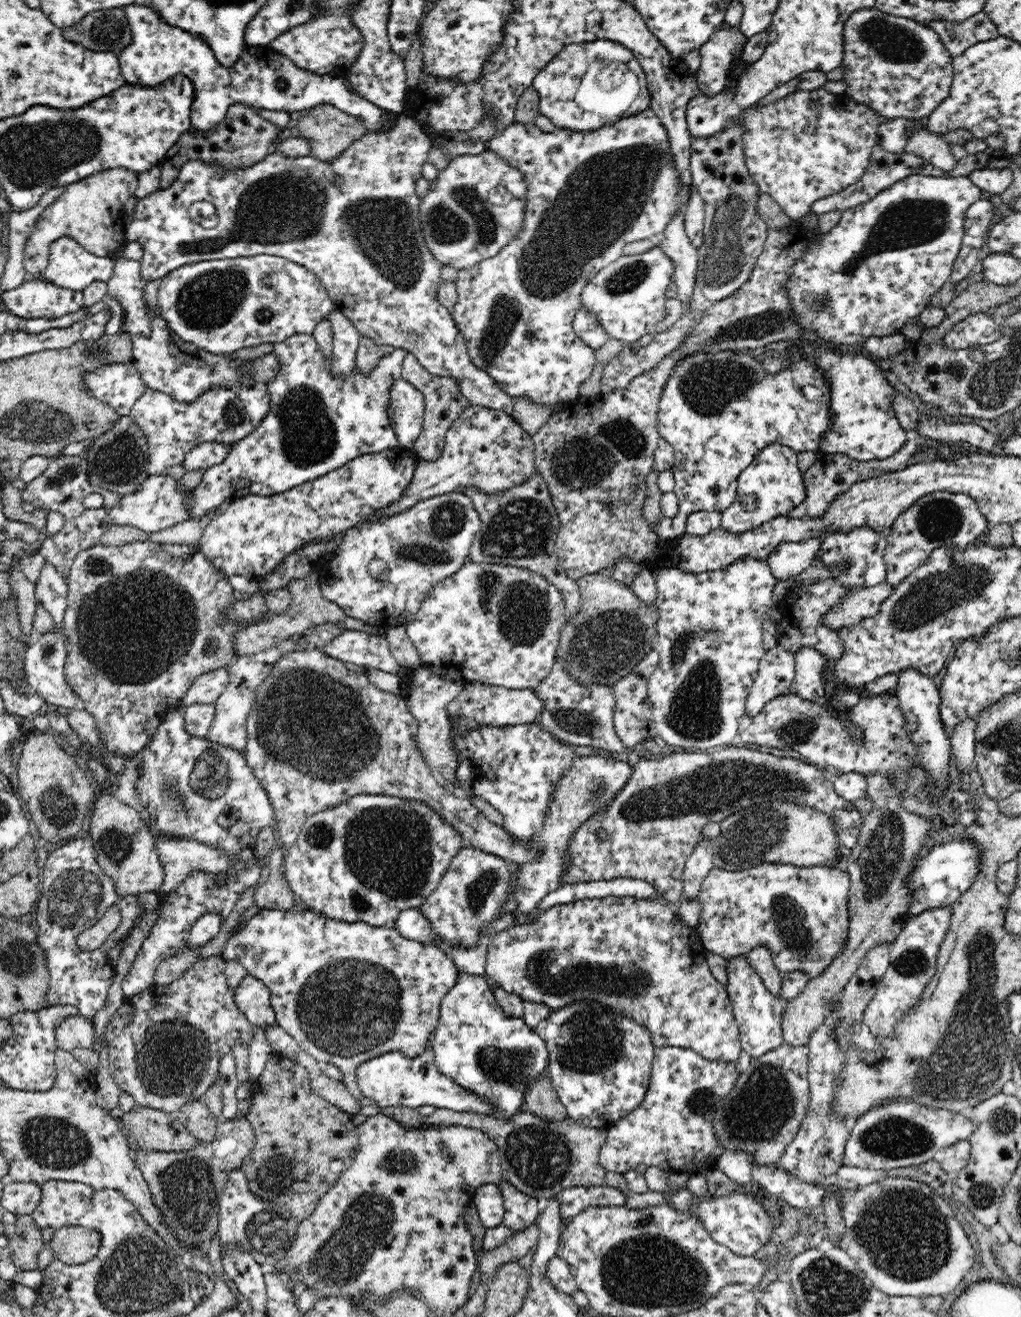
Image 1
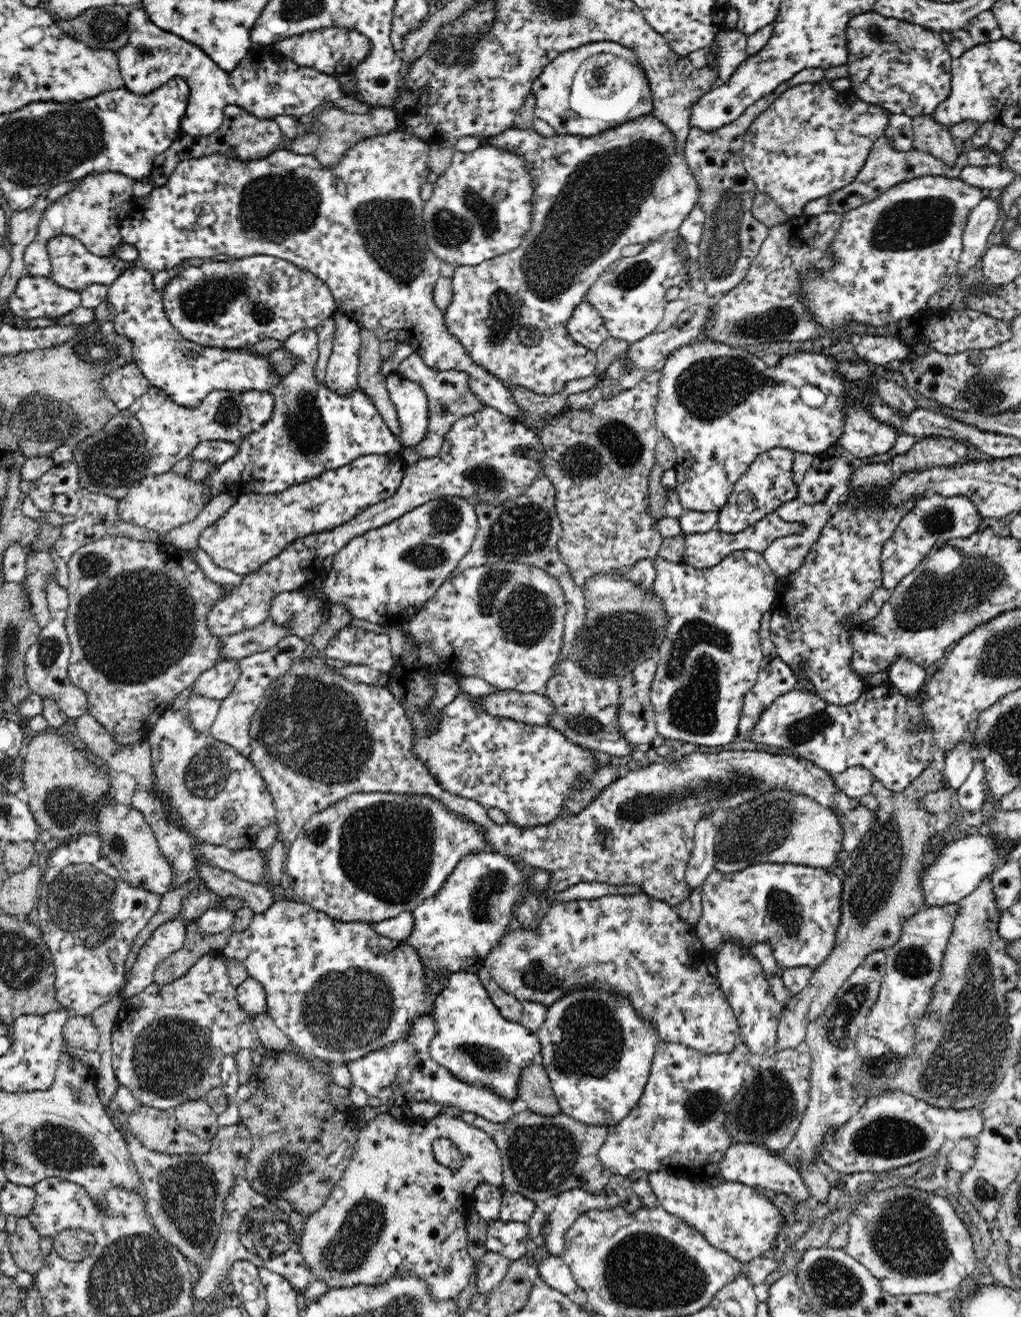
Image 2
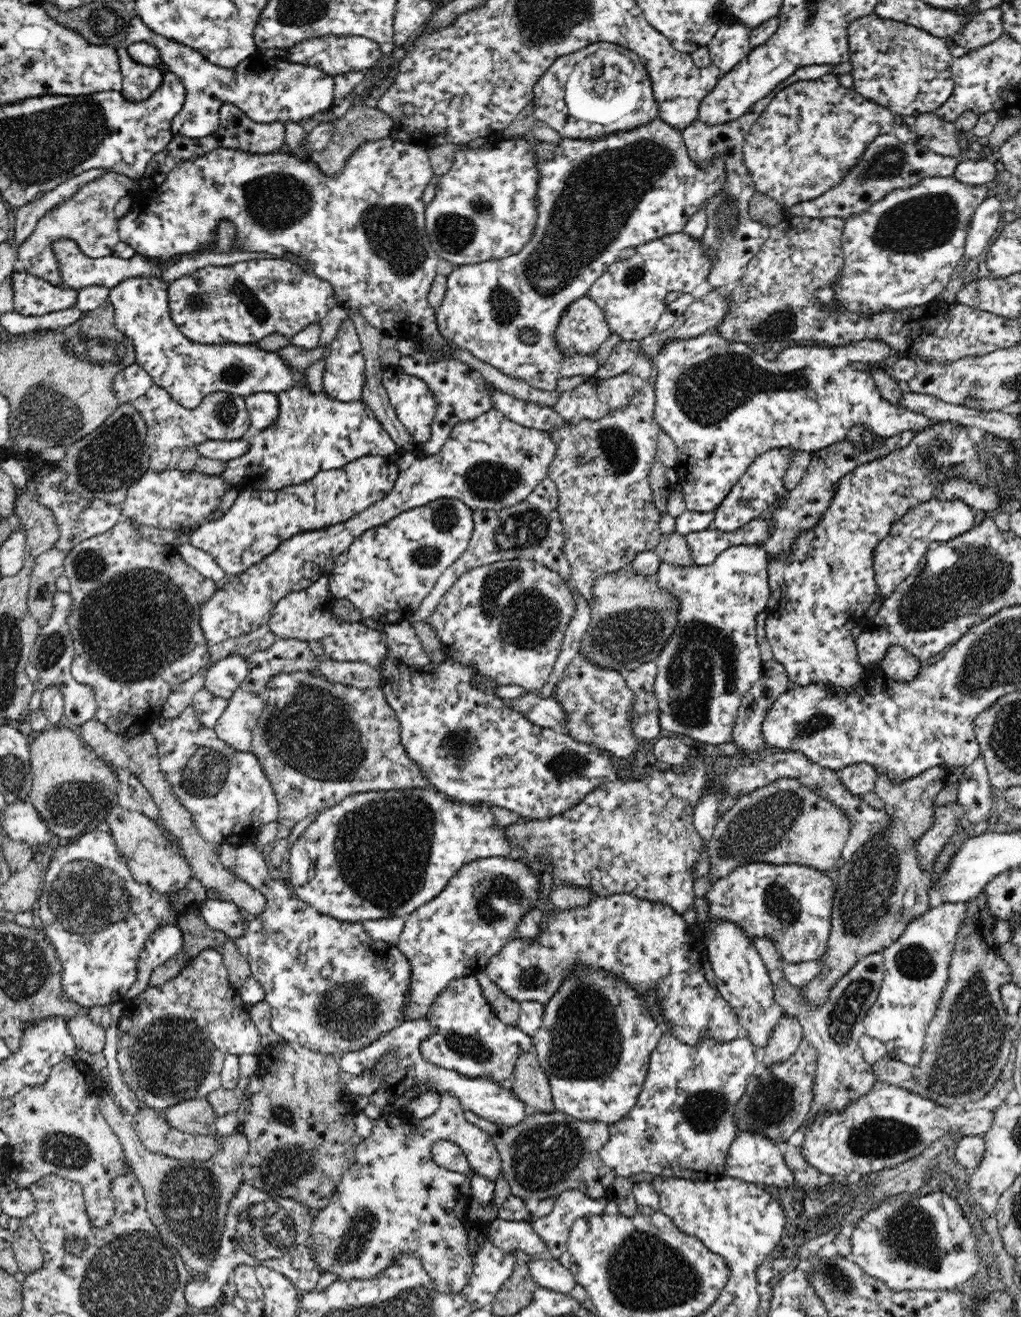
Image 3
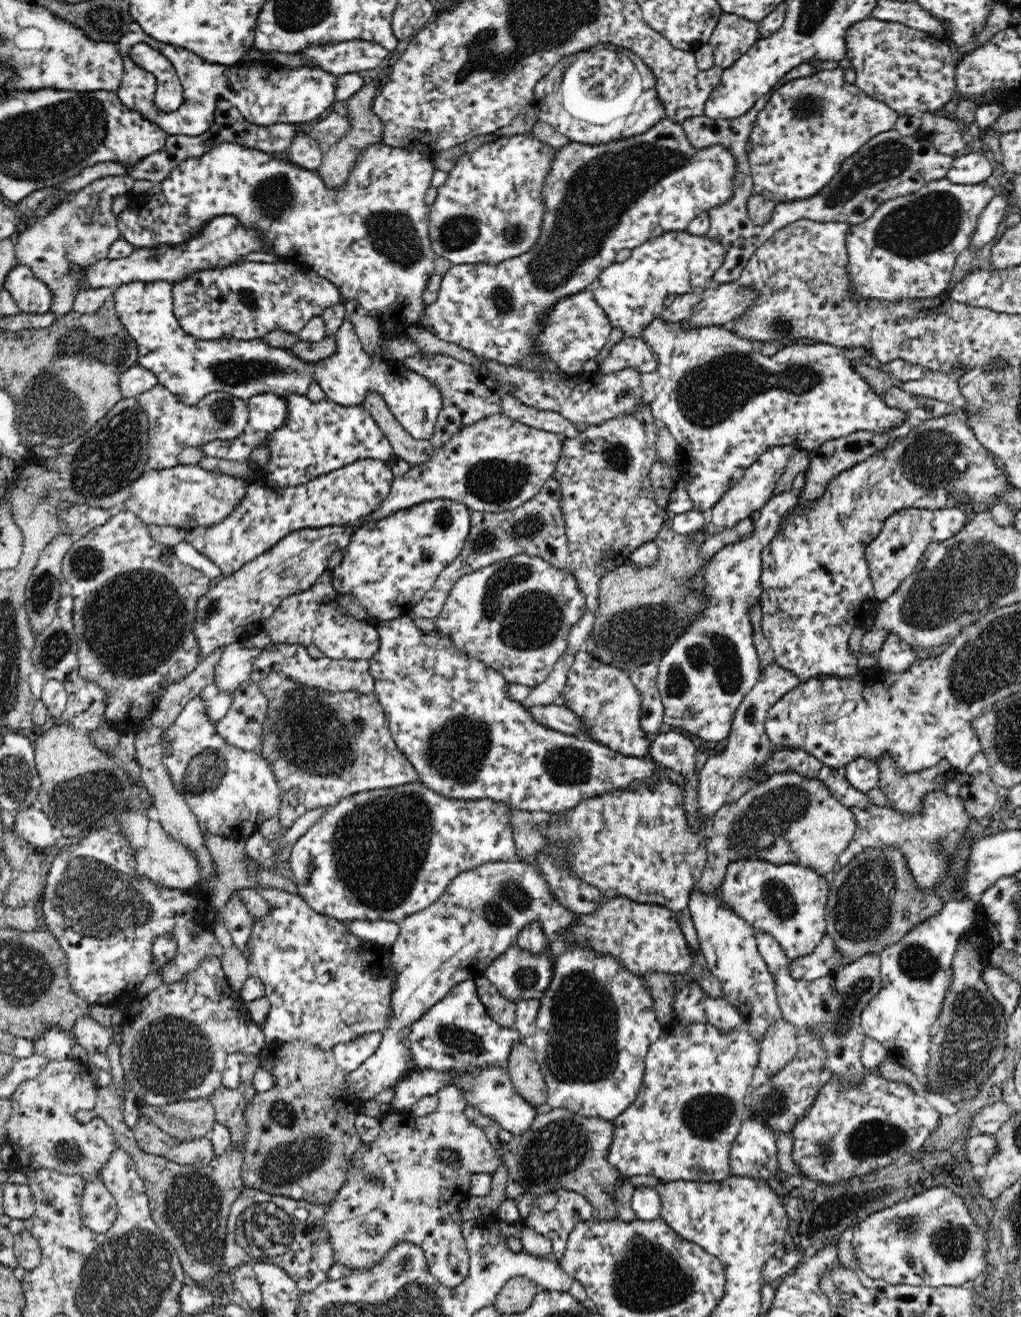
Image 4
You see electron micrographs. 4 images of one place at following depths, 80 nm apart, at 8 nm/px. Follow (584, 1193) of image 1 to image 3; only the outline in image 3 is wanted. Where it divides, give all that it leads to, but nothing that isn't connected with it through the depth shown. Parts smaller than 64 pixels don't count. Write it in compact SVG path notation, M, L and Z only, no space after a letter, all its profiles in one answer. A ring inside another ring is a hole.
M565 1190L556 1196L555 1204L547 1216L536 1219L528 1210L528 1217L525 1221L529 1222L536 1234L546 1242L550 1257L559 1260L567 1250L569 1233L576 1220L578 1218L592 1218L592 1215L602 1215L609 1208L609 1203L612 1203L612 1200L608 1198L594 1200L578 1190Z

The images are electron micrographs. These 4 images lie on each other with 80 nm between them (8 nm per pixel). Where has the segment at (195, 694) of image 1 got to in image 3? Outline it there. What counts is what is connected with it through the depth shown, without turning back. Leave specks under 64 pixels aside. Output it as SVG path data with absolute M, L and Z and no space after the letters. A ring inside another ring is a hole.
M237 651L224 656L206 671L204 687L216 696L229 699L248 676L247 658L248 656L240 656Z

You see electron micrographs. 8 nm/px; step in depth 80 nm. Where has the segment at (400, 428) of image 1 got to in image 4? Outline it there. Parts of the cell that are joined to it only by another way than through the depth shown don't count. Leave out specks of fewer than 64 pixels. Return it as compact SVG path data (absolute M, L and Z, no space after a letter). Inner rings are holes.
M166 281L129 282L129 284L114 289L112 300L116 303L116 312L120 323L128 331L130 337L137 344L137 364L152 370L158 377L159 383L170 390L180 402L193 406L205 395L211 393L227 393L235 398L246 401L258 394L276 394L284 398L292 394L306 397L310 385L316 383L322 387L325 399L338 406L363 407L368 394L378 394L388 406L390 413L406 432L420 440L431 440L435 424L444 406L444 395L439 386L435 385L426 375L407 368L400 362L383 360L379 353L368 354L359 342L353 325L345 320L336 333L337 349L332 356L322 358L318 362L310 362L296 356L290 348L274 348L264 338L249 339L248 341L236 338L220 338L215 340L200 340L184 331L176 319L174 307L173 286Z

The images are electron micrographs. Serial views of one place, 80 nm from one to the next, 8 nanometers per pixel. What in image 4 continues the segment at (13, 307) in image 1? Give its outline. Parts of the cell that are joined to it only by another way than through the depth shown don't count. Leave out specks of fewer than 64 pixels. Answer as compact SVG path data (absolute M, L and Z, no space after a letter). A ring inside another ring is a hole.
M17 263L3 282L3 289L11 296L20 310L25 313L48 313L52 303L51 291L45 282L36 279L33 271L24 264Z

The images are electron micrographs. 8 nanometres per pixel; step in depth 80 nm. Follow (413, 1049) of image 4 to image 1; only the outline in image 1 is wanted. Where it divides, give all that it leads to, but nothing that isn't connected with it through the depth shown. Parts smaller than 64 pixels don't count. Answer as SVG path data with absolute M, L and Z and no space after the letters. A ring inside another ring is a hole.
M459 971L456 984L440 1000L440 1017L431 1040L433 1057L439 1071L456 1084L479 1094L491 1102L502 1119L520 1111L528 1084L538 1078L548 1066L548 1049L538 1032L524 1023L523 1018L510 1018L492 995L482 975Z

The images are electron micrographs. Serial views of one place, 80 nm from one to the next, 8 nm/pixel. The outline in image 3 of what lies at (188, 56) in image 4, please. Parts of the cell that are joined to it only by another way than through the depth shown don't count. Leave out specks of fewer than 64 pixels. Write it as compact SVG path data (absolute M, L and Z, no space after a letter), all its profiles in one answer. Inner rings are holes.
M134 16L129 22L126 38L115 46L123 76L120 93L130 102L142 102L147 99L162 82L162 74L158 69L136 63L128 55L126 49L136 42L148 42L155 46L168 70L180 77L185 86L186 96L182 110L170 120L170 131L173 135L202 138L212 134L218 126L218 110L226 103L236 105L248 118L257 123L298 123L304 119L311 120L317 112L331 107L335 100L333 76L315 66L268 58L259 52L234 68L216 66L192 47L154 33L142 23L140 17Z

